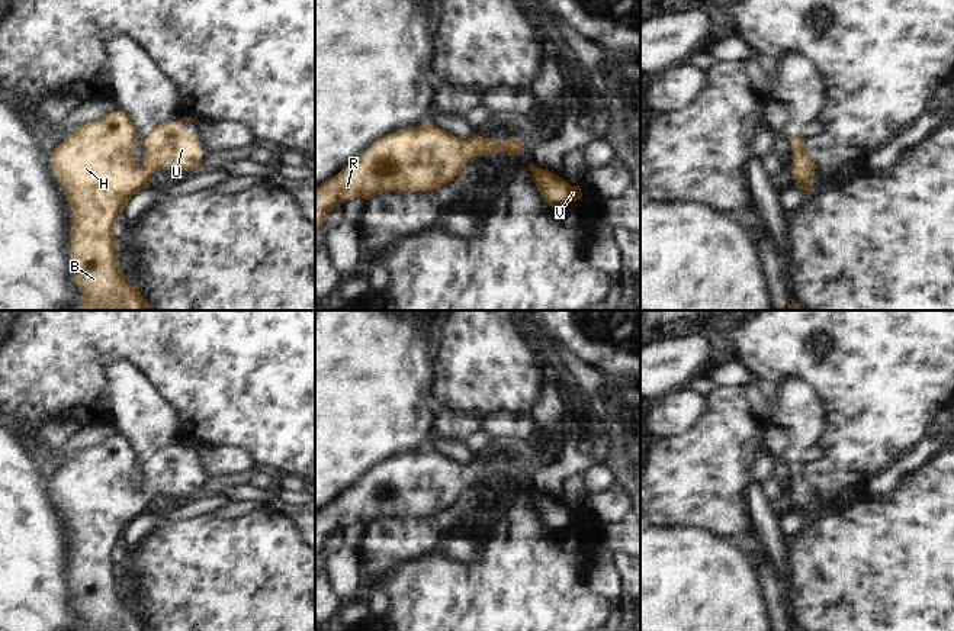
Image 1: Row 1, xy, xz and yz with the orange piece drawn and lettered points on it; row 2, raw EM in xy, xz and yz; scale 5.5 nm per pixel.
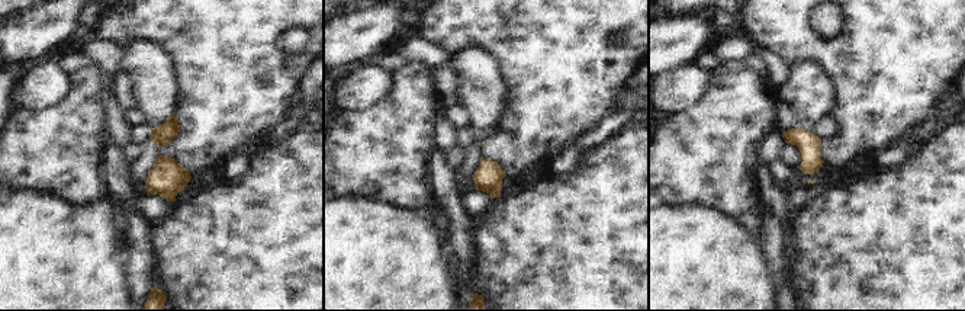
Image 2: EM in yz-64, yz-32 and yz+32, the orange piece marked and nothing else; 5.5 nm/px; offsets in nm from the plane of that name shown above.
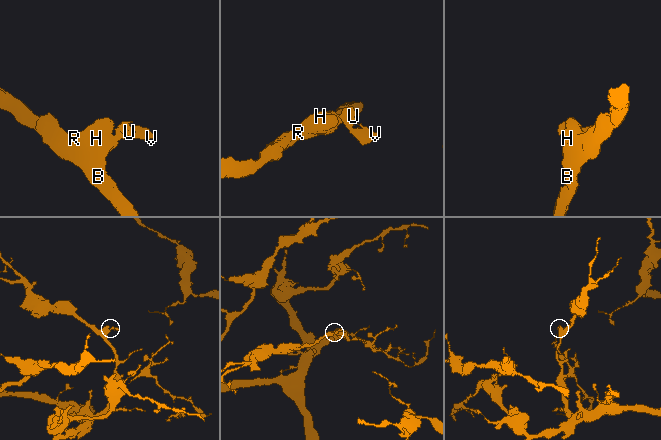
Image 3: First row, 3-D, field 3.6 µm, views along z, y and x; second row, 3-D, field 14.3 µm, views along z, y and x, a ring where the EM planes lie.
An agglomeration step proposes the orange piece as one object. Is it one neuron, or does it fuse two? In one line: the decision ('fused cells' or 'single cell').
single cell

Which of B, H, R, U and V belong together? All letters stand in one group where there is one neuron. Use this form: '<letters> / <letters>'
B H R U V

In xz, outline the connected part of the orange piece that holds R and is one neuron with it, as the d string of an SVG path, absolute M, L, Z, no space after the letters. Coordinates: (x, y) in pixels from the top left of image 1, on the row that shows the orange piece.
M433 125L389 133L372 144L347 168L315 187L315 232L324 226L328 213L346 200L354 197L369 200L385 191L434 191L453 181L466 162L473 162L478 157L495 152L504 152L508 157L518 155L521 148L523 142L515 136L510 136L502 145L498 145L494 139L482 138L476 133L469 139L460 139Z

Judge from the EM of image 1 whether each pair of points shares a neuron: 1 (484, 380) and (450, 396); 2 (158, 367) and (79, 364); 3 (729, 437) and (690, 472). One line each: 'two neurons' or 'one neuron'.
1: one neuron
2: one neuron
3: one neuron

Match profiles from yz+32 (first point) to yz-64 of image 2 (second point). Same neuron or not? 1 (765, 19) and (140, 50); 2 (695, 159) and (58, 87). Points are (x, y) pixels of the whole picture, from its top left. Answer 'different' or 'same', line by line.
1: different
2: different

